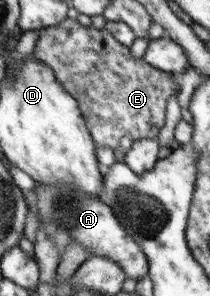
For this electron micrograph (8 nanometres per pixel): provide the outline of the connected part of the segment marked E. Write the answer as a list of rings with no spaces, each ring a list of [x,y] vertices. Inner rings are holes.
[[[68,18],[58,26],[43,28],[38,32],[40,38],[36,42],[33,53],[52,68],[56,79],[78,100],[96,145],[114,150],[120,145],[122,137],[129,137],[132,141],[158,137],[159,129],[165,124],[167,101],[170,96],[176,96],[180,92],[182,74],[169,74],[152,67],[144,60],[135,59],[130,47],[116,41],[116,38],[106,29],[98,30],[92,26],[85,28],[78,20]],[[88,93],[98,95],[102,102],[86,103]]]

